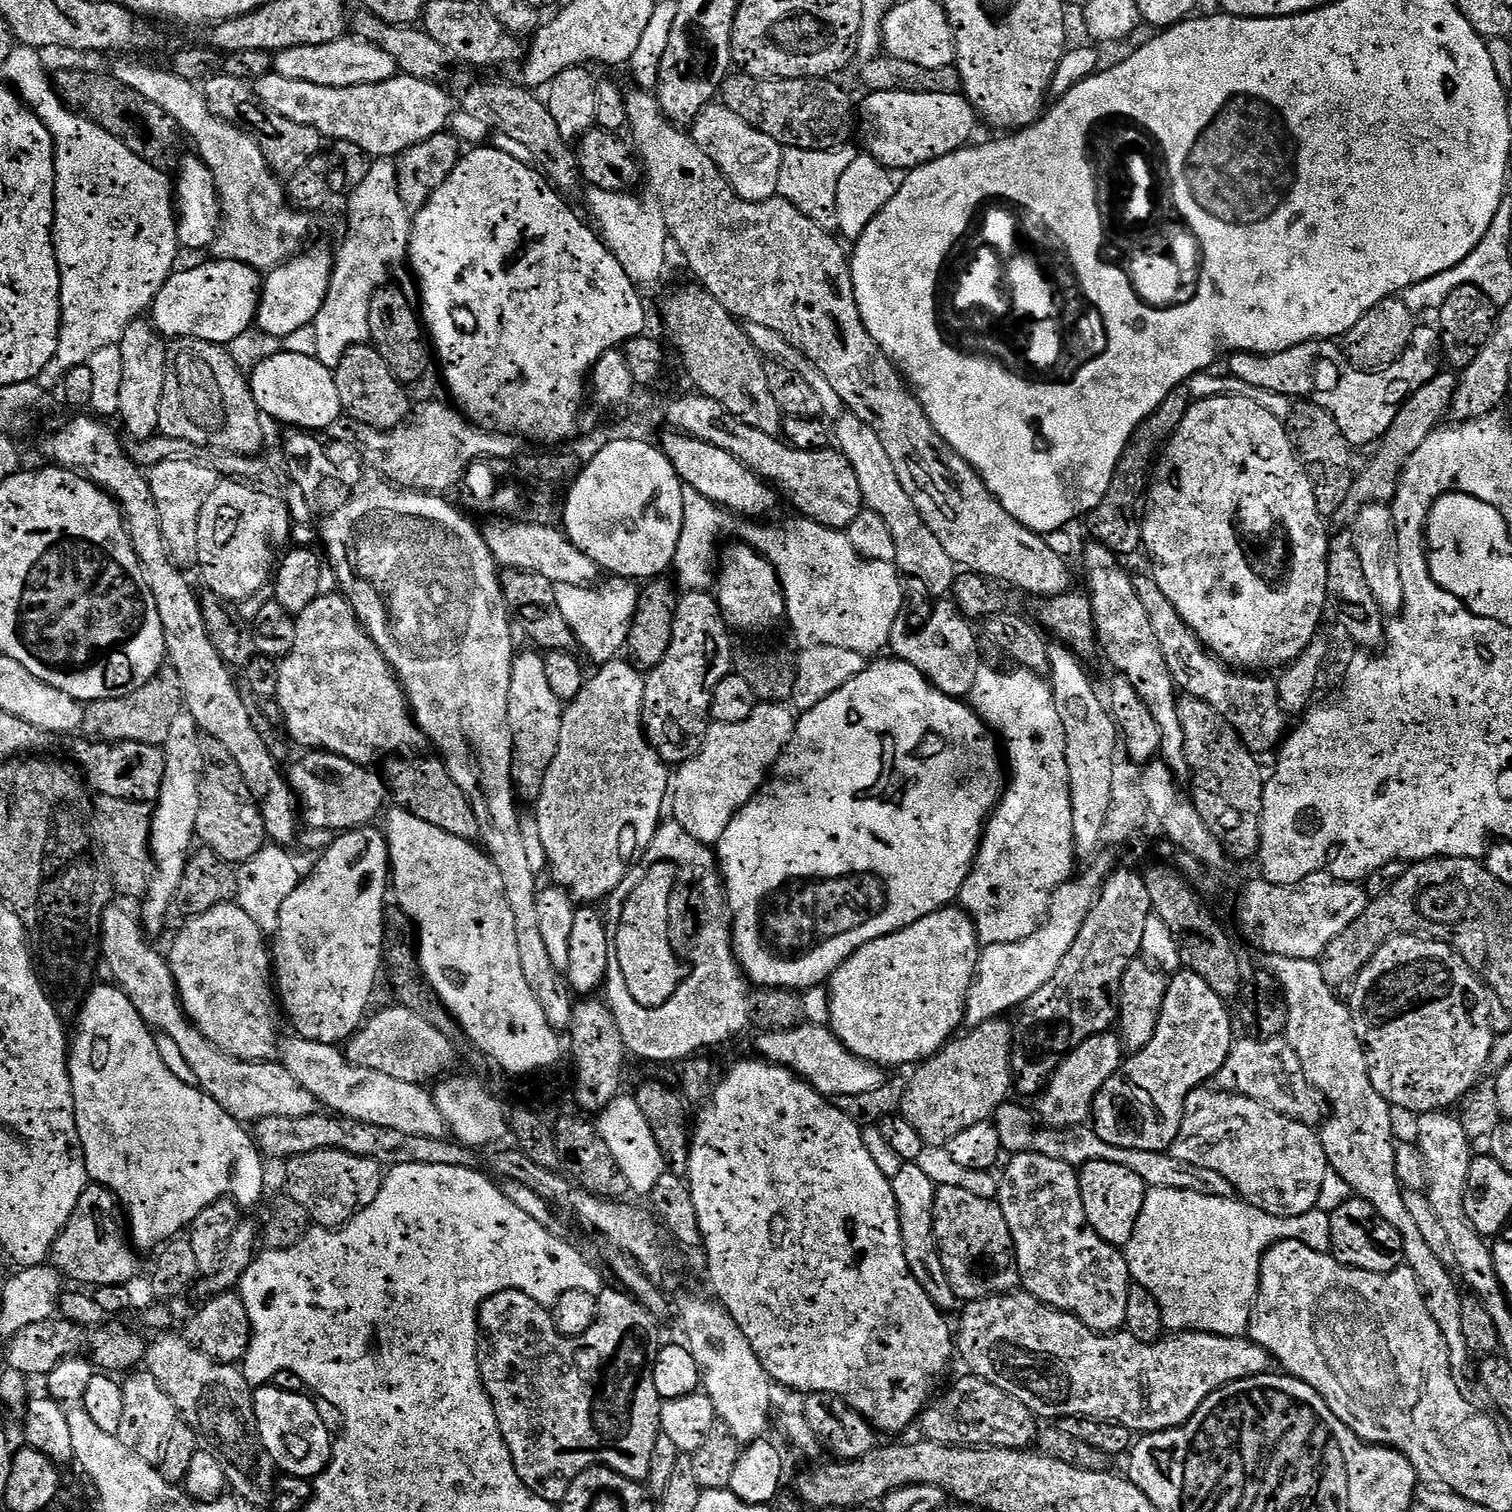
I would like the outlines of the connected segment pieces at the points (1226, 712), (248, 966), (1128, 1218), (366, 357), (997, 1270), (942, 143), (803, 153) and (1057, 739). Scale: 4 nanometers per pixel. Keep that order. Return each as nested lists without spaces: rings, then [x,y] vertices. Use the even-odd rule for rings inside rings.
[[[1182,614],[1176,616],[1176,652],[1168,652],[1166,662],[1170,666],[1170,674],[1176,681],[1177,689],[1214,706],[1232,723],[1236,733],[1251,752],[1263,754],[1272,747],[1275,749],[1285,739],[1289,731],[1290,716],[1280,701],[1277,681],[1268,677],[1271,675],[1237,670],[1233,665],[1219,660],[1196,637]]]
[[[235,902],[216,905],[205,913],[187,917],[184,922],[172,944],[172,953],[166,956],[168,965],[172,967],[180,1005],[218,1051],[235,1060],[271,1061],[282,1044],[282,1008],[274,987],[274,956],[270,951],[269,937],[260,929],[258,922],[254,922],[254,918],[250,918],[250,914]]]
[[[1106,1160],[1086,1162],[1079,1169],[1079,1174],[1088,1224],[1106,1242],[1110,1242],[1115,1248],[1123,1249],[1134,1234],[1138,1214],[1142,1214],[1144,1200],[1150,1191],[1148,1185],[1127,1165]]]
[[[371,343],[350,346],[350,350],[342,354],[342,362],[338,362],[334,375],[340,411],[349,421],[389,432],[409,419],[414,408],[413,401],[408,401],[409,389],[398,378],[394,378],[390,366],[386,366]]]
[[[962,1186],[937,1187],[934,1198],[934,1230],[942,1254],[942,1266],[946,1266],[950,1286],[956,1291],[961,1301],[984,1300],[988,1296],[1001,1296],[1005,1292],[1013,1291],[1021,1283],[1010,1226],[1006,1226],[1006,1218],[995,1199],[980,1198],[970,1190],[963,1189]]]
[[[878,91],[865,95],[858,108],[858,134],[866,143],[867,153],[889,170],[901,172],[927,164],[939,157],[948,156],[960,147],[965,147],[978,125],[978,113],[970,99],[963,93],[954,94],[914,94],[910,91]]]
[[[851,143],[842,147],[831,148],[829,151],[802,150],[801,148],[787,148],[783,154],[782,168],[779,170],[777,195],[798,206],[812,221],[818,222],[829,230],[836,228],[837,192],[839,179],[843,171],[854,162],[858,155]]]
[[[981,666],[970,697],[971,707],[976,709],[985,724],[1002,741],[1006,768],[1010,773],[1004,795],[1000,797],[1000,803],[984,826],[984,837],[976,851],[976,860],[960,887],[958,897],[959,903],[975,921],[976,932],[984,946],[1022,942],[1022,938],[1030,938],[1047,913],[1052,891],[1059,884],[1072,879],[1072,867],[1078,864],[1070,778],[1067,774],[1066,734],[1063,732],[1060,710],[1051,683],[1041,673],[1029,672],[1022,667],[1017,667],[1015,671],[999,672],[996,668]]]

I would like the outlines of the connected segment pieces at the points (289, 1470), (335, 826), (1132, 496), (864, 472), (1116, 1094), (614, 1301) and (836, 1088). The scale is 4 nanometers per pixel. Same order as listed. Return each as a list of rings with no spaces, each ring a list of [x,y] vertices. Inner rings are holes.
[[[257,1387],[254,1392],[254,1410],[258,1434],[277,1469],[289,1476],[315,1478],[332,1459],[334,1432],[329,1424],[322,1422],[316,1409],[316,1400],[311,1395],[300,1392]]]
[[[308,750],[303,755],[292,772],[287,773],[287,778],[307,827],[309,824],[312,828],[325,828],[331,834],[350,832],[353,828],[371,825],[375,821],[372,819],[385,811],[384,799],[387,801],[390,793],[379,771],[350,762],[333,752]]]
[[[1187,383],[1174,386],[1174,390],[1170,390],[1170,394],[1162,398],[1162,402],[1158,402],[1155,410],[1140,423],[1135,434],[1128,439],[1128,445],[1122,450],[1120,461],[1102,502],[1098,502],[1098,506],[1086,520],[1092,527],[1091,539],[1095,543],[1105,544],[1111,552],[1115,552],[1118,548],[1133,548],[1136,553],[1141,551],[1144,543],[1142,505],[1150,487],[1150,477],[1153,475],[1158,453],[1171,440],[1182,418],[1186,418],[1186,410],[1190,410],[1193,403]]]
[[[845,411],[841,419],[835,421],[834,440],[839,451],[843,452],[844,457],[854,466],[854,472],[858,474],[865,505],[871,511],[879,513],[894,534],[896,567],[909,581],[917,580],[932,598],[947,597],[956,585],[958,565],[946,554],[942,542],[934,538],[934,530],[926,526],[918,506],[914,506],[914,498],[906,494],[906,486],[902,486],[894,470],[894,462],[890,462],[890,454],[886,454],[886,446],[882,446],[878,434],[874,434],[874,430],[862,418]]]
[[[1177,971],[1169,981],[1154,1038],[1141,1052],[1131,1053],[1096,1095],[1094,1127],[1098,1138],[1119,1148],[1167,1153],[1178,1138],[1186,1098],[1207,1081],[1207,1076],[1215,1077],[1230,1054],[1234,1035],[1228,1008],[1206,978],[1196,972]]]
[[[608,1286],[600,1293],[598,1297],[598,1314],[596,1315],[594,1326],[590,1326],[590,1330],[586,1330],[586,1334],[581,1336],[564,1336],[556,1329],[556,1323],[551,1311],[534,1298],[530,1298],[530,1294],[525,1292],[502,1290],[498,1294],[486,1298],[480,1307],[480,1345],[476,1351],[480,1377],[484,1383],[484,1389],[488,1391],[490,1402],[494,1406],[494,1414],[498,1418],[498,1426],[500,1427],[502,1438],[510,1450],[510,1458],[514,1462],[514,1470],[518,1474],[518,1478],[522,1478],[522,1482],[529,1490],[557,1506],[564,1503],[574,1478],[578,1478],[578,1474],[582,1474],[582,1470],[587,1468],[603,1466],[612,1468],[618,1474],[622,1474],[631,1480],[647,1481],[650,1474],[651,1454],[654,1451],[655,1440],[661,1434],[660,1406],[662,1399],[654,1384],[655,1360],[662,1347],[660,1328],[656,1325],[659,1323],[657,1317],[653,1316],[635,1296],[621,1290],[619,1287],[616,1288]]]
[[[799,1024],[790,1030],[760,1032],[756,1048],[769,1064],[780,1064],[796,1073],[800,1079],[816,1088],[823,1096],[839,1098],[850,1094],[866,1094],[866,1090],[878,1090],[886,1079],[881,1065],[858,1058],[836,1037],[831,1027],[823,1024]]]

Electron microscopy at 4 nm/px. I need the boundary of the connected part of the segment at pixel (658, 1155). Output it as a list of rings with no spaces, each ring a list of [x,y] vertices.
[[[621,1094],[598,1116],[598,1127],[606,1146],[610,1146],[610,1154],[614,1154],[614,1162],[618,1162],[620,1173],[628,1180],[629,1189],[644,1198],[651,1197],[658,1186],[658,1180],[666,1171],[666,1161],[658,1142],[652,1123],[638,1106],[635,1095]]]

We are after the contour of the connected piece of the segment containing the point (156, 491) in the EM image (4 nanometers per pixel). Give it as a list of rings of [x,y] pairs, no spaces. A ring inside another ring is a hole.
[[[167,460],[154,466],[148,473],[148,485],[158,502],[158,522],[162,522],[162,538],[166,538],[166,550],[170,558],[182,570],[195,565],[198,561],[198,518],[206,498],[222,482],[220,473],[209,464],[190,462],[189,460]]]

